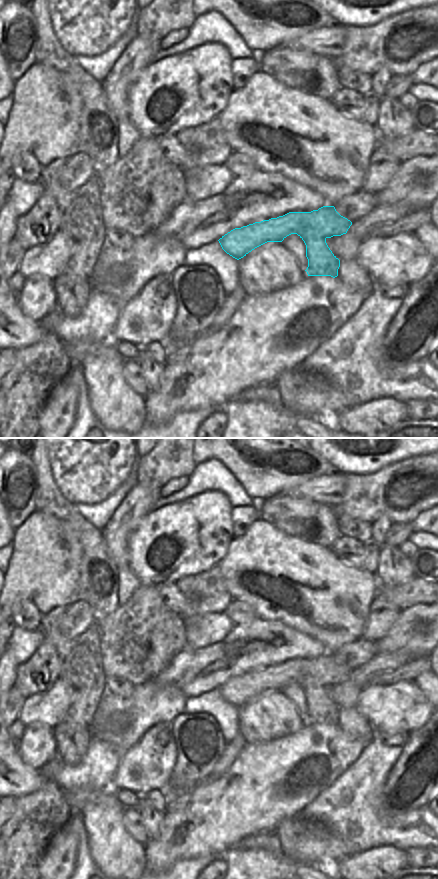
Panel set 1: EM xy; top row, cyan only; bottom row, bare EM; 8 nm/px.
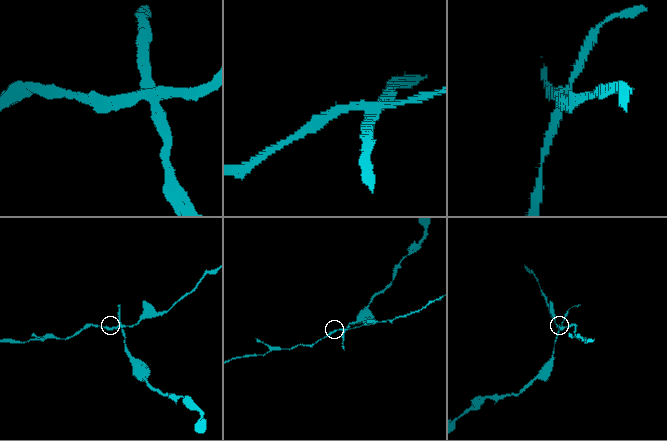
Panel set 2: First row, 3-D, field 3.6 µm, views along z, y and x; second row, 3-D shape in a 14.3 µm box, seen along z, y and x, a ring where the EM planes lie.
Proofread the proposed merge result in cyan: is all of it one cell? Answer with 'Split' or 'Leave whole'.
Split.

